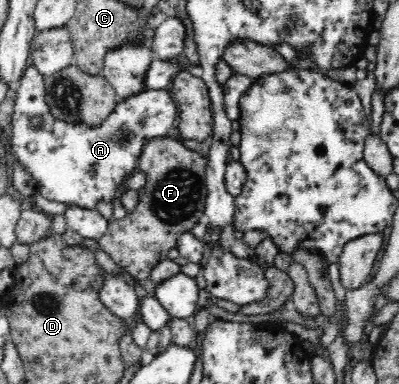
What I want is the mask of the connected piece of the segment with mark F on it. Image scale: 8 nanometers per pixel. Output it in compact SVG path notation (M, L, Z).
M173 135L153 138L142 150L142 156L138 160L137 170L146 172L148 183L139 190L140 200L138 206L127 215L118 220L110 221L106 234L95 240L96 250L108 254L112 262L122 268L136 281L148 279L154 267L167 258L167 252L175 247L178 234L186 230L190 231L198 222L205 209L207 160L203 155L185 147Z

